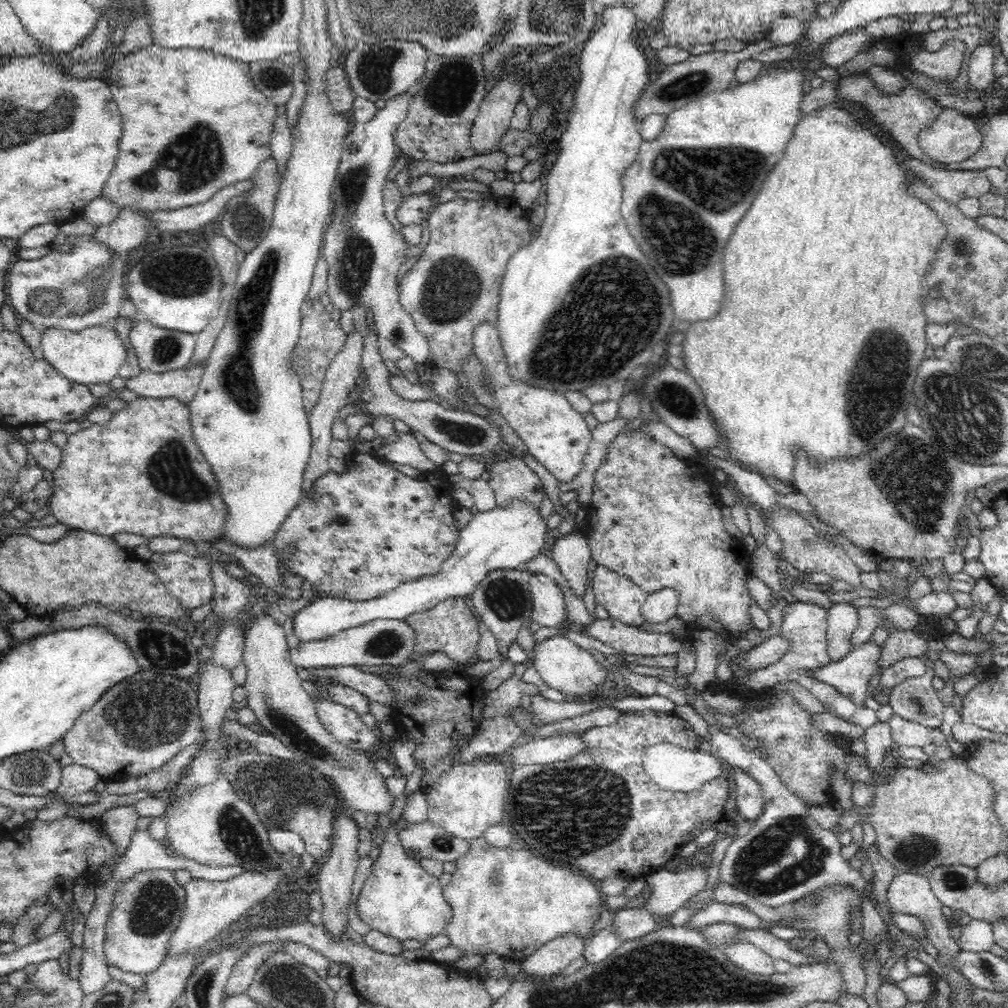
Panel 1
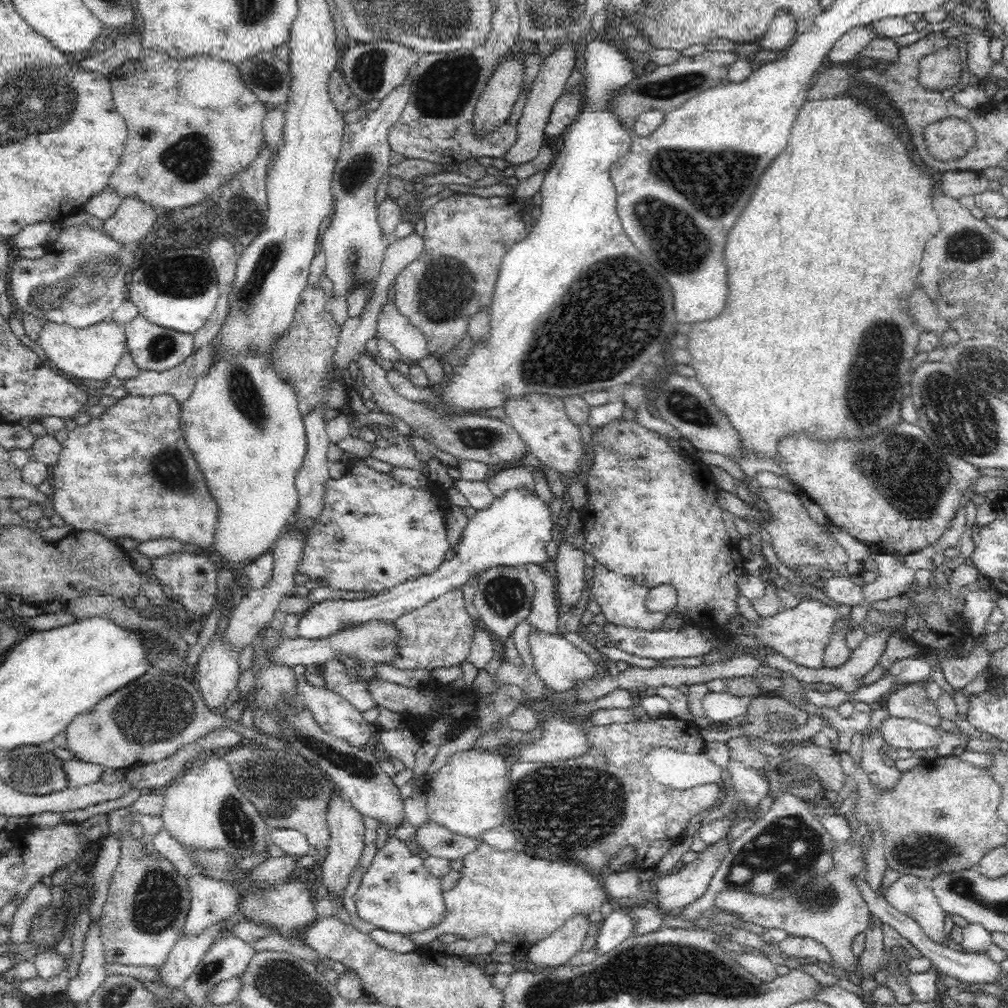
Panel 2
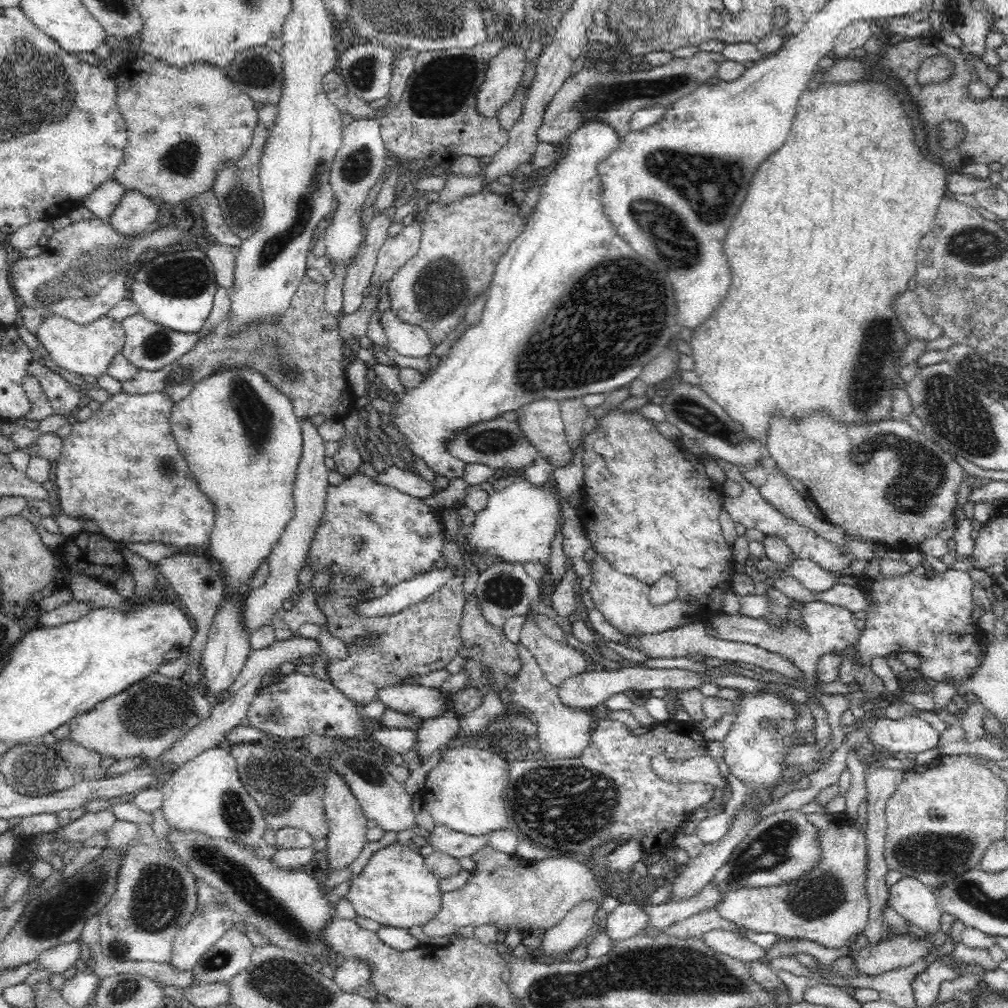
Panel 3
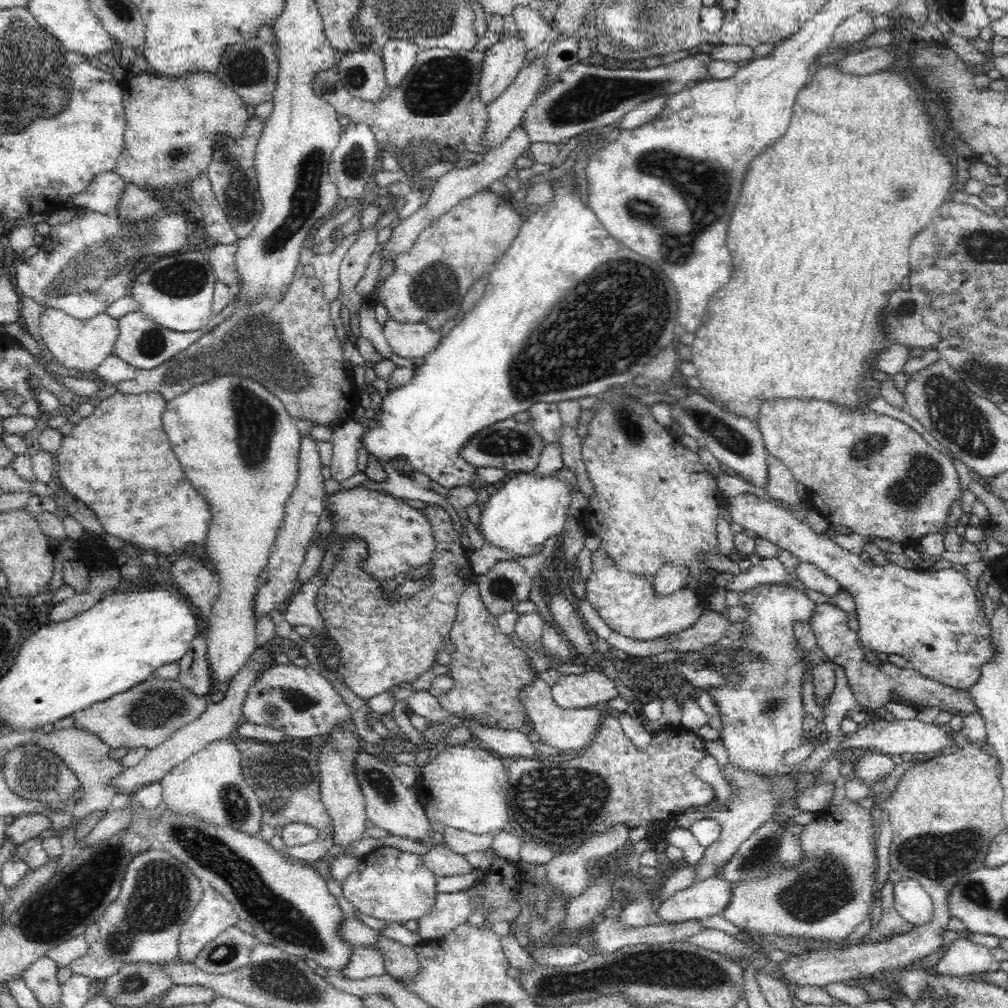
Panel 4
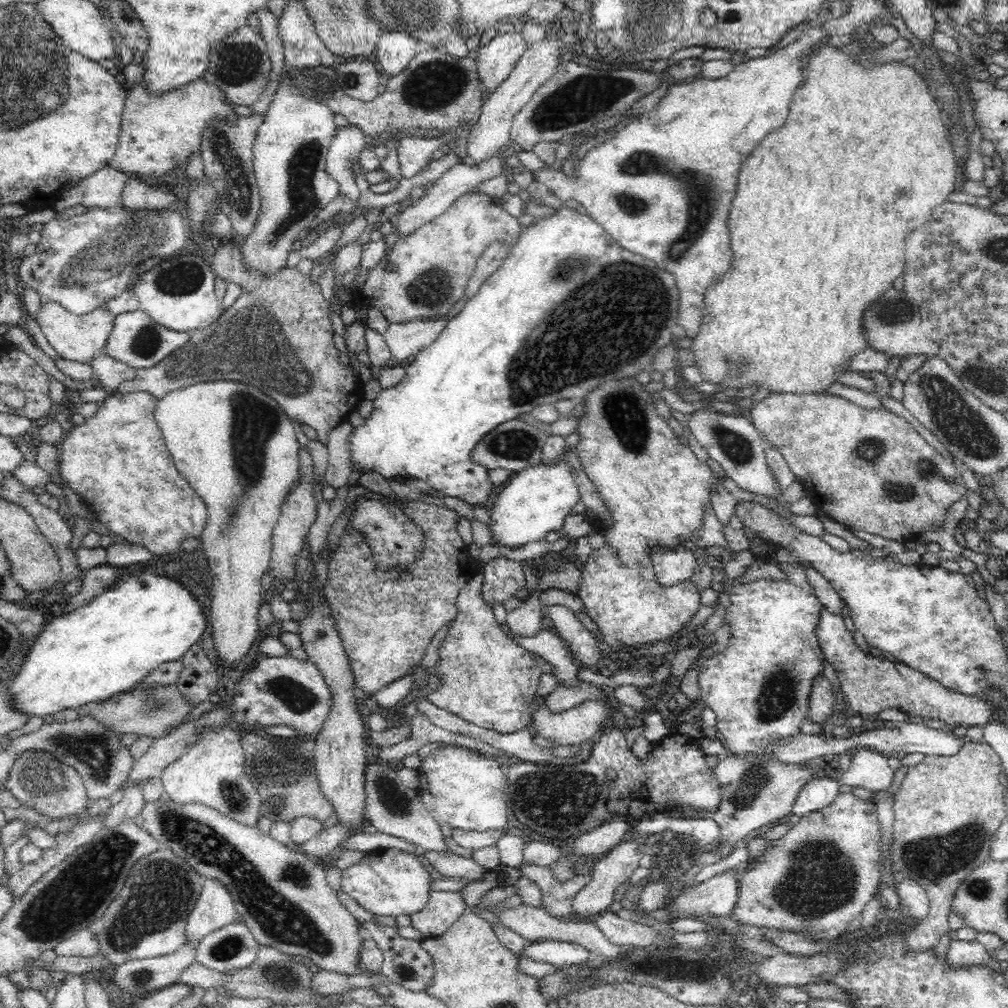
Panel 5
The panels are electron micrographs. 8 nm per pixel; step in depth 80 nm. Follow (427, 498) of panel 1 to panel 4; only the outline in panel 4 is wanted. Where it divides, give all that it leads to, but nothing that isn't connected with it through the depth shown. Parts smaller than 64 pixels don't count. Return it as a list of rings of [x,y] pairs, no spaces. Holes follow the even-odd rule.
[[[359,484],[328,493],[325,508],[332,519],[332,530],[326,536],[318,536],[322,552],[326,552],[336,539],[341,540],[341,545],[345,539],[362,539],[367,548],[364,569],[374,579],[380,582],[394,580],[398,574],[406,574],[414,568],[420,569],[431,561],[435,538],[430,521],[423,516],[421,509],[412,507],[404,498]]]

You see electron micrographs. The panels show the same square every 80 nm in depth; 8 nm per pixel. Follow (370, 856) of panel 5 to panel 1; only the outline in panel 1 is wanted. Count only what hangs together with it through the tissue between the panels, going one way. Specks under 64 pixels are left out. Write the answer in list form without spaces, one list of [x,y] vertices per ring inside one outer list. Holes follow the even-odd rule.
[[[391,819],[388,821],[383,847],[378,859],[373,862],[370,878],[366,880],[366,884],[359,892],[355,912],[358,914],[358,918],[370,926],[371,930],[377,930],[400,942],[404,940],[417,940],[420,944],[424,944],[438,934],[445,934],[445,928],[451,922],[451,906],[444,898],[443,888],[439,884],[439,878],[427,874],[418,865],[416,857],[404,850],[400,839],[398,839],[397,822]]]

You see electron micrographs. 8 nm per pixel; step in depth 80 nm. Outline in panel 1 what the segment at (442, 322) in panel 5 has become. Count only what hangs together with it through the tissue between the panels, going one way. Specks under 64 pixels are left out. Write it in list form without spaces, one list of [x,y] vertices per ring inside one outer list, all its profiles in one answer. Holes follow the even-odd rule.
[[[408,91],[406,93],[399,94],[397,97],[392,97],[386,101],[386,106],[384,110],[379,110],[378,114],[376,114],[376,118],[374,120],[370,120],[370,122],[366,123],[356,123],[352,132],[348,133],[344,138],[342,144],[341,151],[341,164],[338,167],[337,176],[334,182],[333,193],[332,193],[332,209],[330,217],[332,221],[324,231],[323,243],[322,243],[322,258],[328,263],[329,273],[327,277],[327,294],[325,297],[326,302],[330,302],[333,304],[333,308],[342,311],[350,311],[355,307],[362,307],[366,310],[370,310],[374,316],[374,320],[376,322],[376,326],[378,328],[378,335],[382,338],[387,338],[391,340],[398,348],[401,348],[414,362],[418,362],[419,364],[427,364],[427,356],[429,355],[429,344],[424,335],[417,329],[415,325],[414,319],[408,314],[401,305],[399,301],[399,277],[398,272],[400,272],[400,267],[402,267],[406,261],[410,258],[410,250],[412,250],[412,246],[408,242],[404,240],[402,232],[400,230],[396,230],[391,224],[390,221],[387,220],[385,215],[384,208],[384,196],[383,189],[387,184],[387,176],[389,175],[390,169],[396,163],[396,156],[398,153],[398,149],[396,144],[394,143],[394,136],[397,130],[397,127],[406,119],[406,115],[408,114],[409,102],[411,101],[412,91]]]

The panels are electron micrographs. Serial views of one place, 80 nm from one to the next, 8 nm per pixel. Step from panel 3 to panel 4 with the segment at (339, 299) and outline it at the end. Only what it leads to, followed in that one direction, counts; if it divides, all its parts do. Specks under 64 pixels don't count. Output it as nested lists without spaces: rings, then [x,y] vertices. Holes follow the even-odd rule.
[[[357,233],[348,235],[340,243],[340,246],[335,247],[330,254],[314,254],[312,250],[305,247],[302,248],[302,265],[314,268],[315,276],[323,284],[323,295],[328,304],[336,302],[340,298],[340,264],[352,247],[352,244],[354,244],[356,237]]]

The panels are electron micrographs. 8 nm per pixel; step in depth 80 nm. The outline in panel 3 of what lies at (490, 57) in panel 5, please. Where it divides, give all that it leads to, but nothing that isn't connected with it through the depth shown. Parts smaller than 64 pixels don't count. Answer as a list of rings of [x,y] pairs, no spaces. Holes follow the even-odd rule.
[[[515,41],[491,60],[477,94],[476,108],[481,118],[498,118],[502,107],[514,96],[524,74],[524,58],[525,52]]]

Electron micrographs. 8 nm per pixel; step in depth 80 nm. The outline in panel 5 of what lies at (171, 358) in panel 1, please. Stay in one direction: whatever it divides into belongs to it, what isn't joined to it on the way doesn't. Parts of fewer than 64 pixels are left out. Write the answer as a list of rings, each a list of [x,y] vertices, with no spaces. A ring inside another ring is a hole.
[[[138,308],[134,312],[123,312],[115,317],[113,330],[107,338],[105,354],[135,369],[150,368],[168,355],[179,353],[190,337],[189,333],[176,332],[162,326],[160,322],[152,320],[148,314]]]

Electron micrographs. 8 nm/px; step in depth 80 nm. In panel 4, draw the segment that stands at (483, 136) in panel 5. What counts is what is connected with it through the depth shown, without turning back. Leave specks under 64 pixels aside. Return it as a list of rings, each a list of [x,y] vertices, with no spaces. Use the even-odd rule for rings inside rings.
[[[541,57],[532,65],[525,64],[514,82],[487,106],[488,128],[484,133],[486,147],[496,149],[508,139],[515,127],[520,127],[523,115],[538,94],[544,78],[545,59]]]

